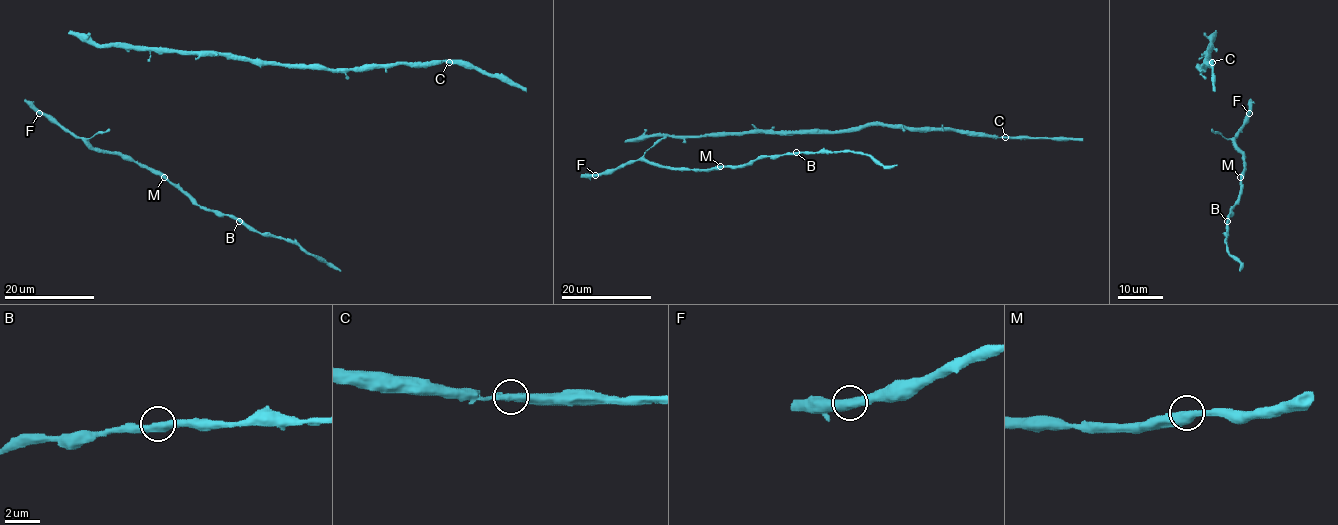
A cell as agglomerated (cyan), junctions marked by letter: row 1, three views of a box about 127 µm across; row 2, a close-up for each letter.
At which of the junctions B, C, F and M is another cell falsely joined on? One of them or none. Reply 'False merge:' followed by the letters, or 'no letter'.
False merge: no letter

